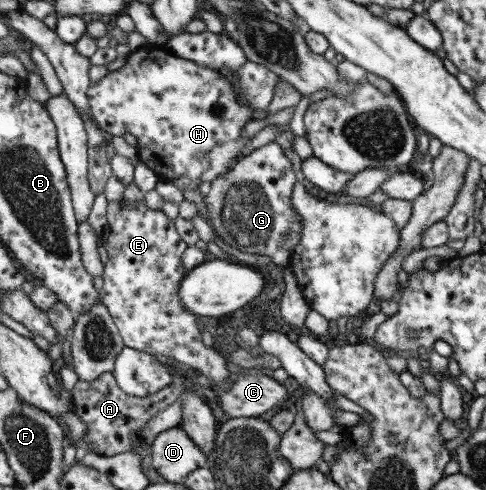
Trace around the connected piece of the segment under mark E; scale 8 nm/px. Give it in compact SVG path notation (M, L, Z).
M126 199L108 201L106 206L107 226L101 242L106 248L109 262L104 269L104 287L100 294L103 304L110 309L111 316L120 328L126 347L135 348L153 356L169 356L177 362L195 369L217 382L229 382L234 374L227 370L227 362L217 349L207 348L203 334L199 330L197 315L183 305L179 295L182 284L189 270L183 264L184 253L188 250L187 242L179 235L176 222L171 220L162 209L151 209L146 201L133 204Z

